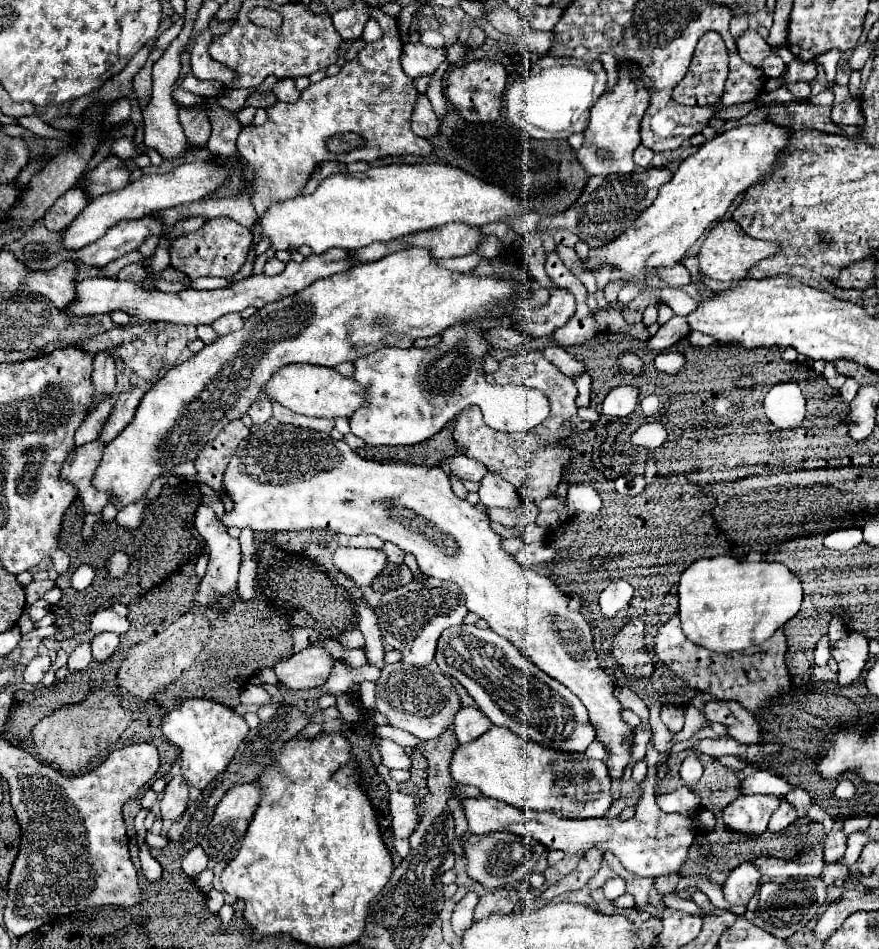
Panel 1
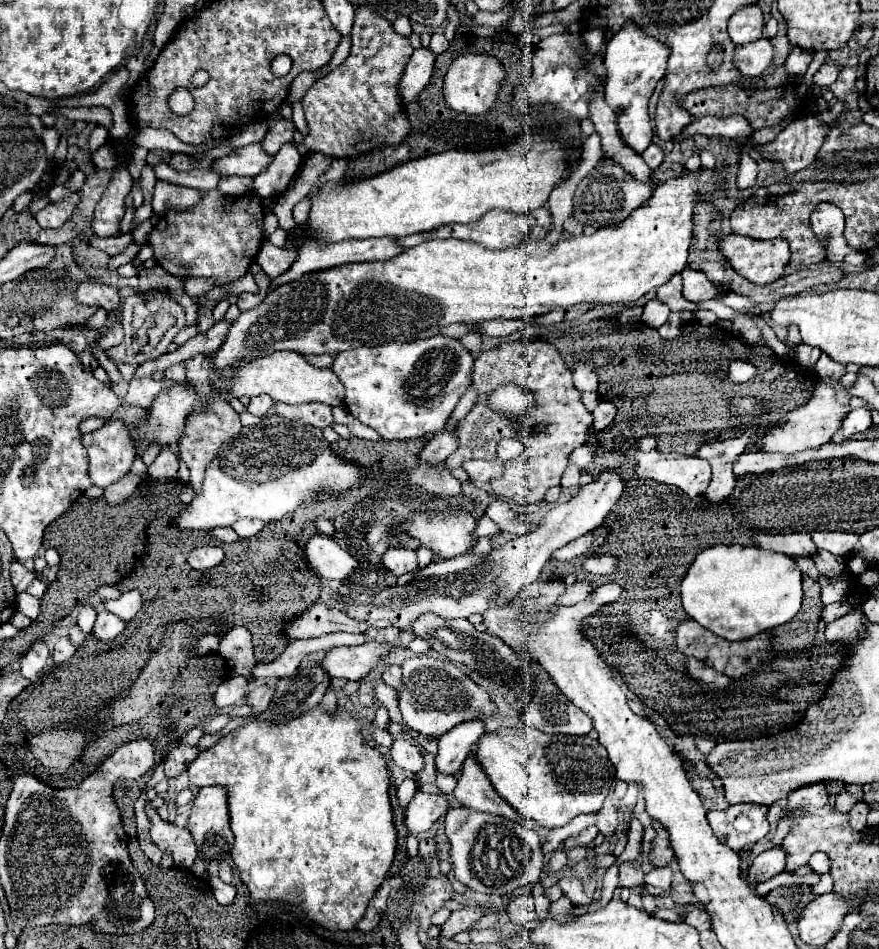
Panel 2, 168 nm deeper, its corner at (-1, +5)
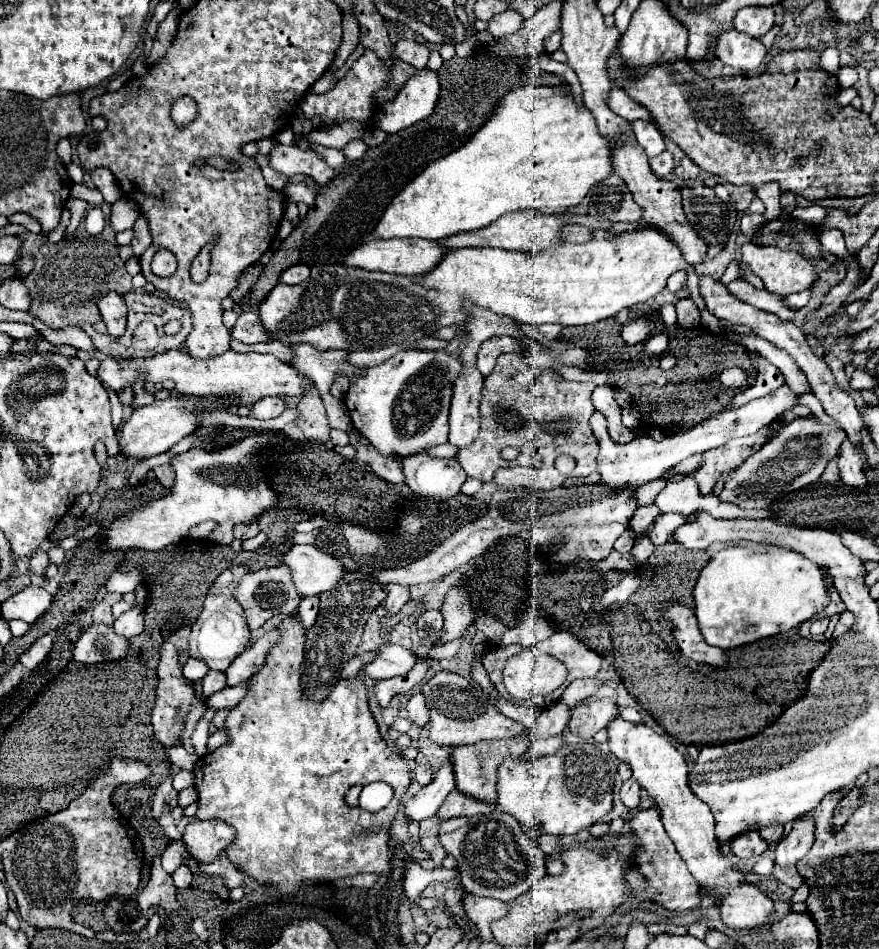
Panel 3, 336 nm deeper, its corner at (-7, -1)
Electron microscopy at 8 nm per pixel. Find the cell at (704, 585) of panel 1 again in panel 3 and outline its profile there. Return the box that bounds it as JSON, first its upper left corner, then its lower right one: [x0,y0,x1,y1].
[694,547,830,649]

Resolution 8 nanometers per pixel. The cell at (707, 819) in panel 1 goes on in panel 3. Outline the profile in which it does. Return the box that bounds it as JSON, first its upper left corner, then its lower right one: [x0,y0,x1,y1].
[730,831,768,859]

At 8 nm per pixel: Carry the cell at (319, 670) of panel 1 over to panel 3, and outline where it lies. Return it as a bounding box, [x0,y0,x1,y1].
[364,643,418,679]

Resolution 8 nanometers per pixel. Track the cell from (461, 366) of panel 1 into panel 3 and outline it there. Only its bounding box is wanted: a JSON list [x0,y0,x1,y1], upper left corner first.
[344,351,460,457]

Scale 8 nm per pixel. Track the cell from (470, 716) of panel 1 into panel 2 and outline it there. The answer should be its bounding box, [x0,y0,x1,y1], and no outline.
[436,719,486,775]

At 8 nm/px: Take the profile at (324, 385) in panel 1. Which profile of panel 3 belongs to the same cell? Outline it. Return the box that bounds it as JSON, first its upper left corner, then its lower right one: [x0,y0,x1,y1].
[96,349,312,405]

